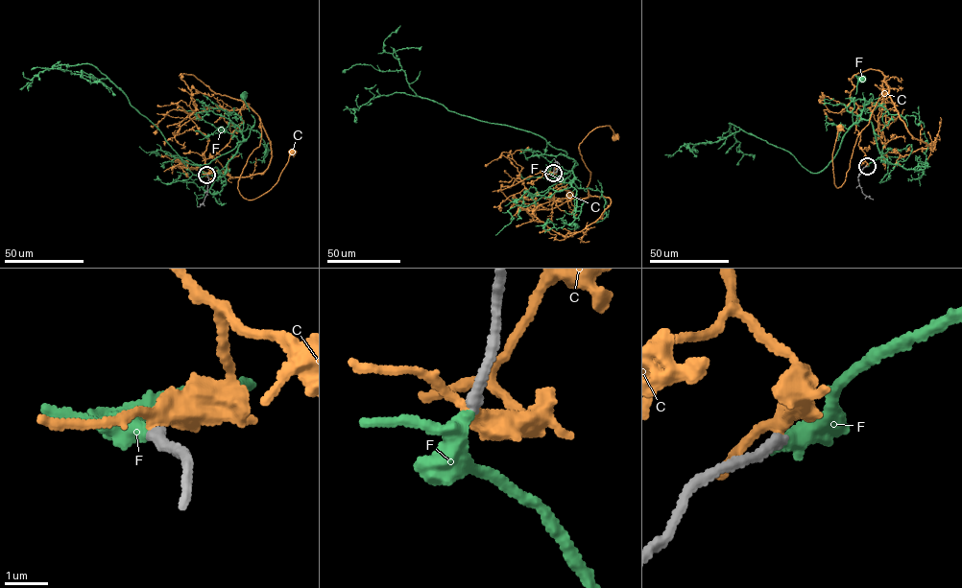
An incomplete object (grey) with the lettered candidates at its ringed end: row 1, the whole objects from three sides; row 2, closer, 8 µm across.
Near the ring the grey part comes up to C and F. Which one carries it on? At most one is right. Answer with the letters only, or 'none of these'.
F

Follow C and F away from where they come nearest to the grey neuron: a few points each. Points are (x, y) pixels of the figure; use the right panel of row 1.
C: (866, 166), (851, 79), (871, 68), (888, 76), (888, 92), (856, 140), (838, 188), (832, 153), (841, 127)
F: (867, 166), (881, 157), (871, 122), (861, 119), (853, 123), (852, 118), (857, 82), (862, 79)

